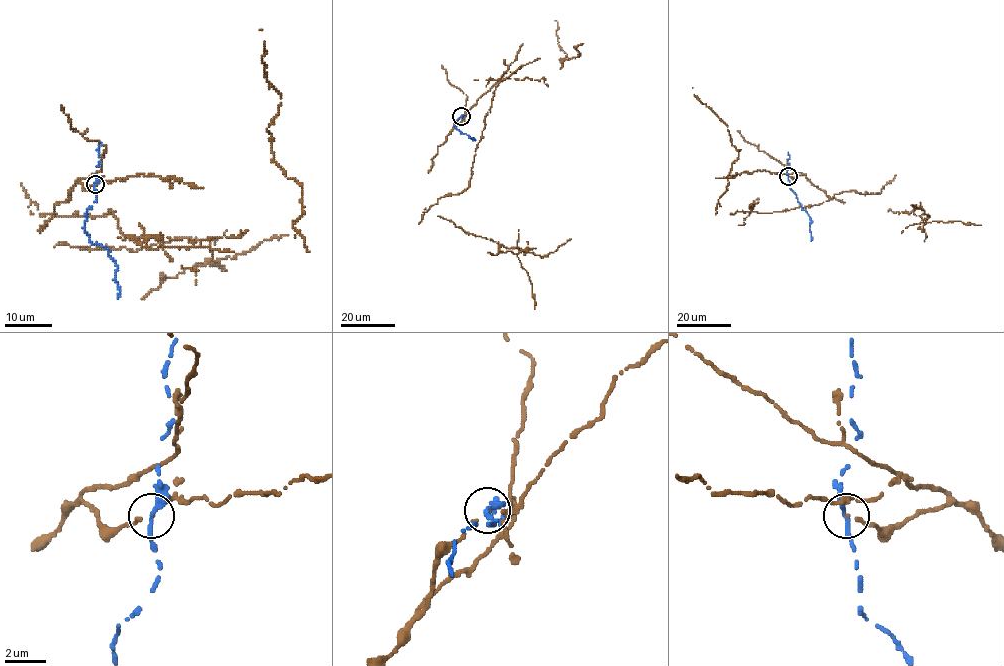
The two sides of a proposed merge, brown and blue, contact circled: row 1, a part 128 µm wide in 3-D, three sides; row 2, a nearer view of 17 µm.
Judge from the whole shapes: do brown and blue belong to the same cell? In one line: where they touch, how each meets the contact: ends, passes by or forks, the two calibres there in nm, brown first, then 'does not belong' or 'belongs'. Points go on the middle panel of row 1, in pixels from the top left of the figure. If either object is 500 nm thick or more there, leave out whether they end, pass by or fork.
at (461, 116); brown ends there; blue passes by; 140 nm thick on the brown side, 260 nm on the other; does not belong

